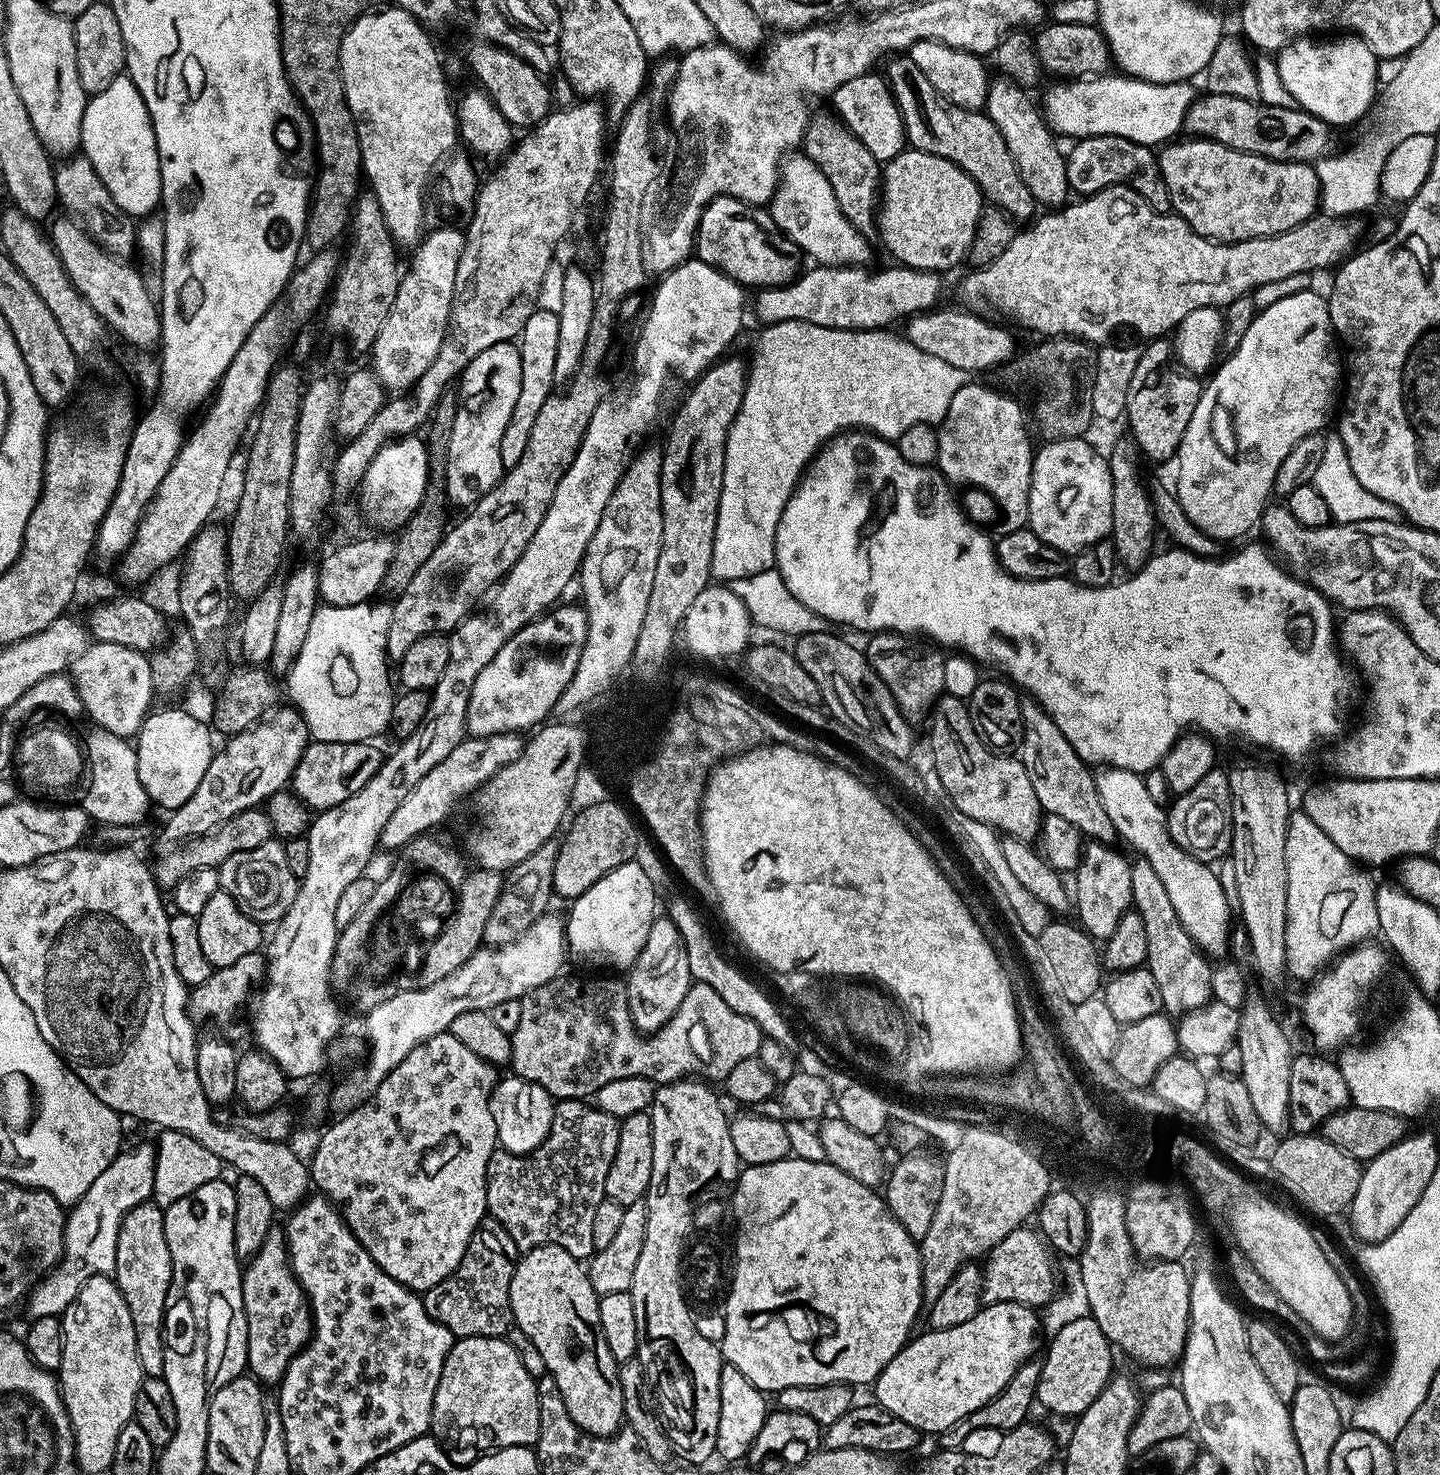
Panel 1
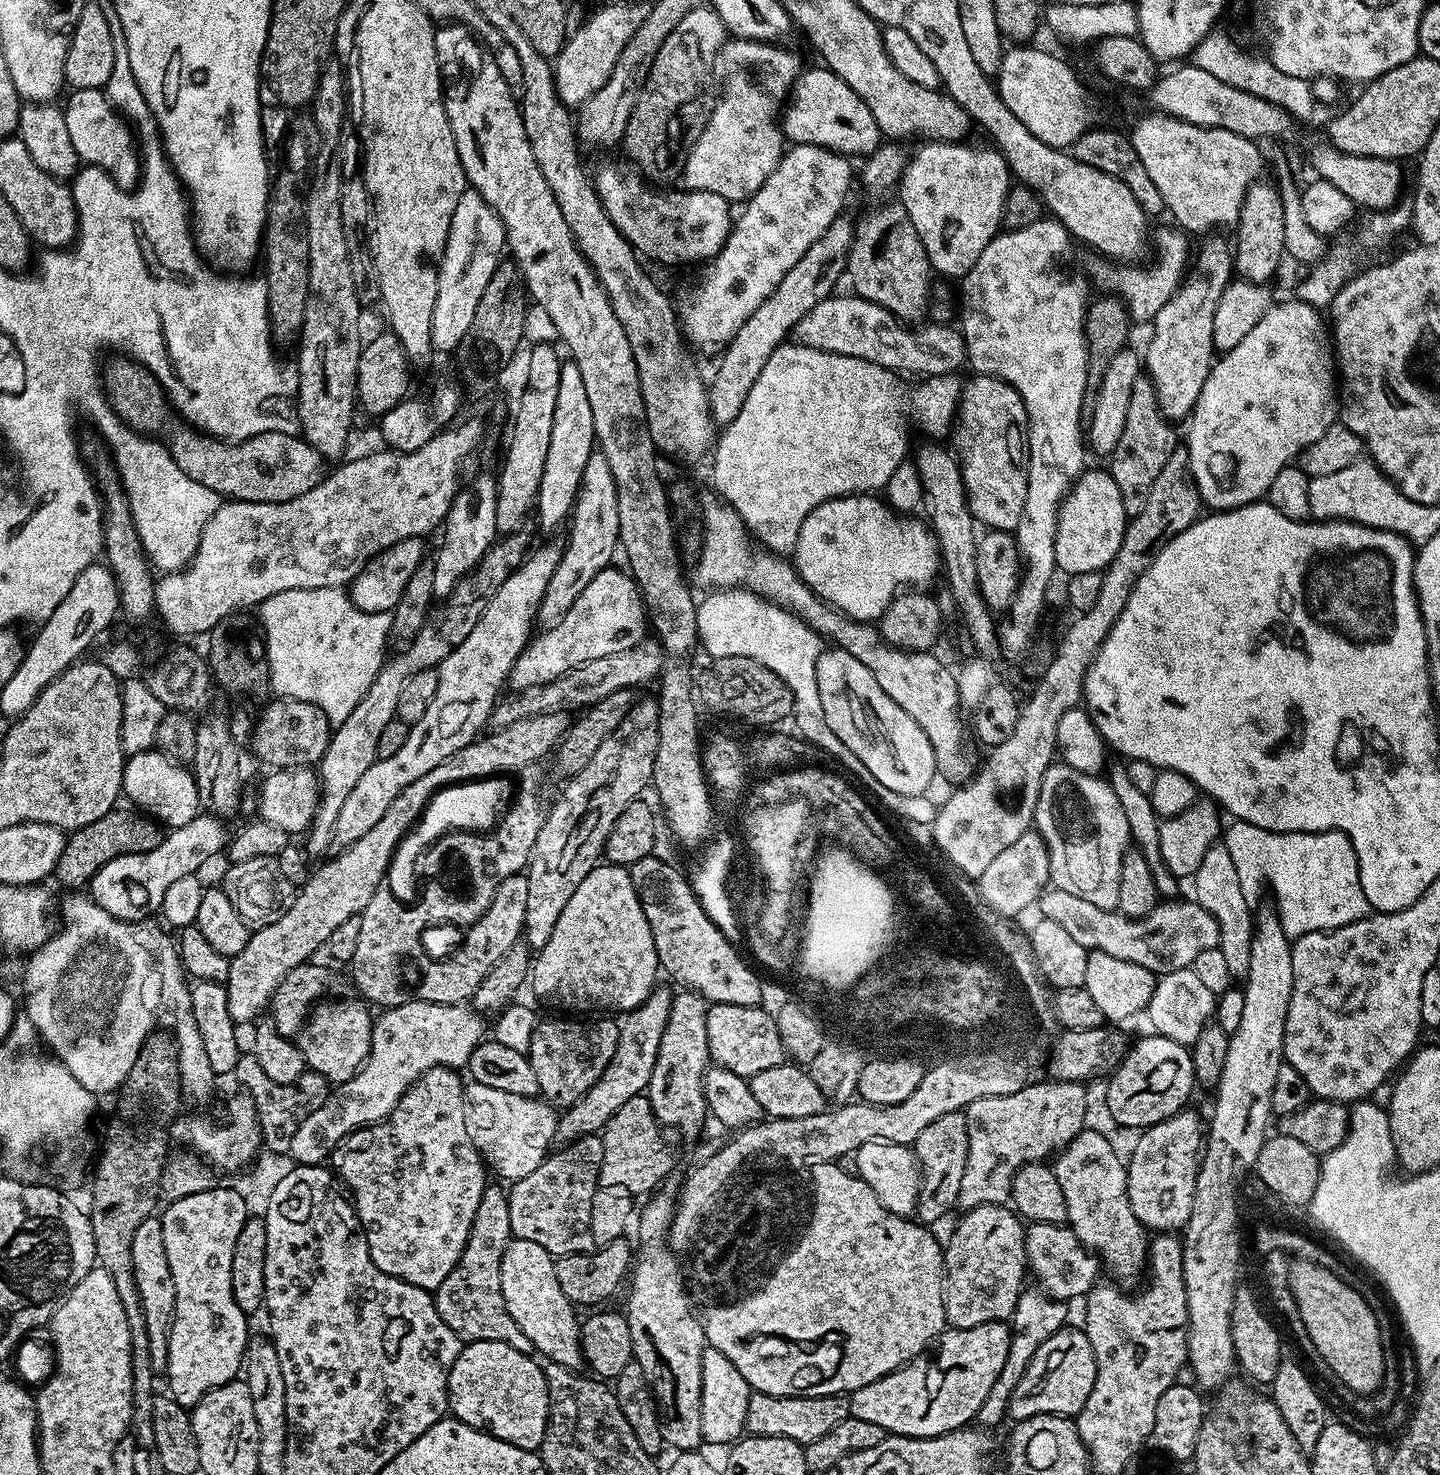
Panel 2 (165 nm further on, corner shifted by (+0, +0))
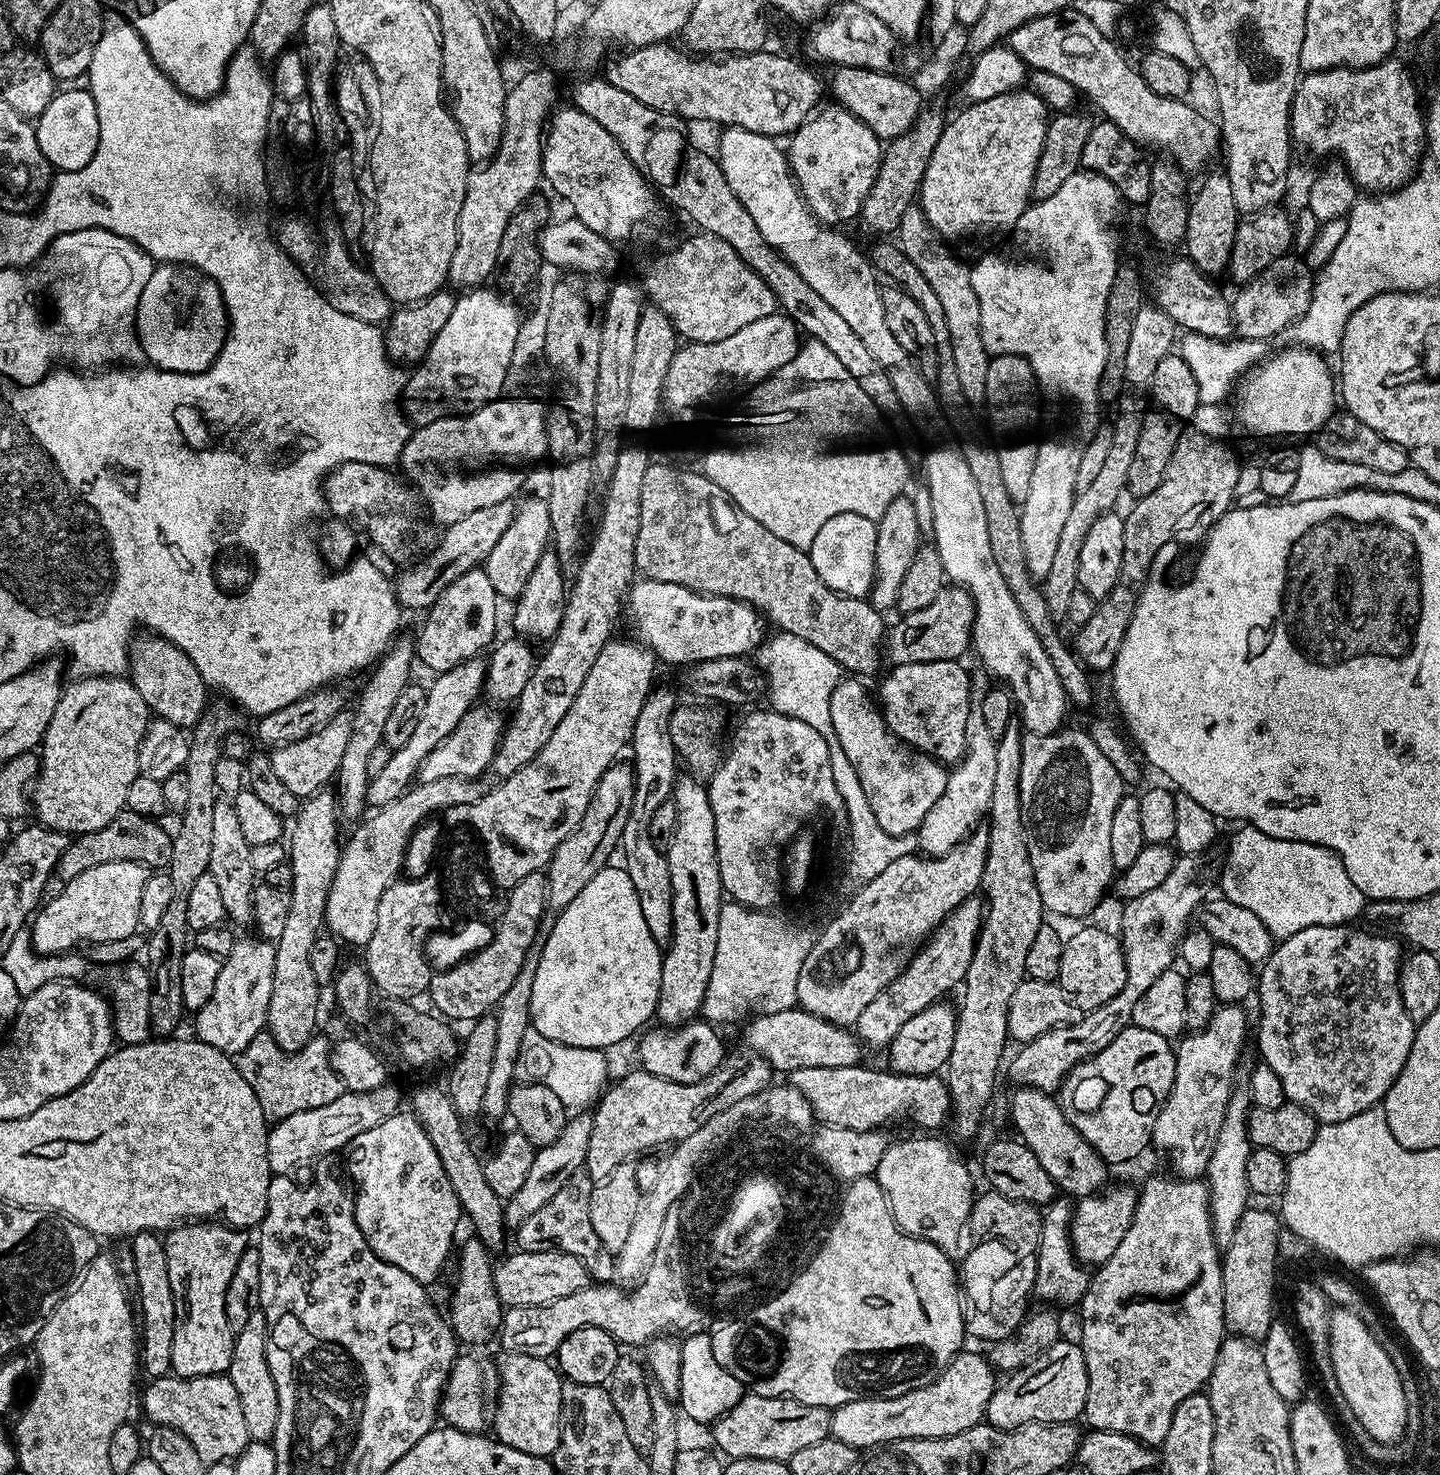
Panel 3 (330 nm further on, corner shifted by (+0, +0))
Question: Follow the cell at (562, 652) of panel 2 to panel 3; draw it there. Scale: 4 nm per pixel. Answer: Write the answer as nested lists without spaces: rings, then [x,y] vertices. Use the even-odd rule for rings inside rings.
[[[640,578],[628,589],[626,597],[626,620],[632,623],[635,639],[646,648],[651,648],[657,661],[668,664],[684,664],[691,666],[710,658],[726,658],[727,656],[747,657],[766,640],[765,621],[759,612],[748,604],[738,602],[734,598],[721,596],[704,596],[700,592],[690,590],[686,586],[674,586],[674,582],[658,582]]]

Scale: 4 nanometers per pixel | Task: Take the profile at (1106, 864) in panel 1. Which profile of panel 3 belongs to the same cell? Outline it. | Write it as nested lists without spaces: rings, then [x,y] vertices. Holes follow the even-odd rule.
[[[1064,726],[1056,733],[1045,736],[1025,735],[1022,742],[1022,774],[1020,775],[1020,801],[1022,802],[1022,822],[1024,823],[1024,833],[1026,834],[1026,846],[1030,850],[1030,866],[1034,866],[1034,878],[1038,886],[1038,894],[1042,898],[1045,909],[1056,916],[1088,916],[1100,904],[1100,899],[1104,896],[1104,891],[1109,891],[1114,880],[1114,869],[1110,858],[1110,826],[1114,819],[1114,810],[1118,810],[1118,802],[1126,795],[1126,786],[1122,778],[1118,778],[1118,773],[1114,766],[1110,766],[1098,746],[1094,746],[1094,738],[1088,736],[1087,731],[1070,726]]]

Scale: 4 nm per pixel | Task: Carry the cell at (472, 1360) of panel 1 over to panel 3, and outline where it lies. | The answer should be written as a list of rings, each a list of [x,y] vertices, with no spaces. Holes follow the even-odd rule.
[[[510,1351],[503,1355],[501,1360],[495,1361],[496,1371],[500,1373],[498,1411],[494,1416],[495,1439],[514,1450],[522,1450],[522,1454],[550,1458],[560,1441],[564,1380],[545,1357]]]

